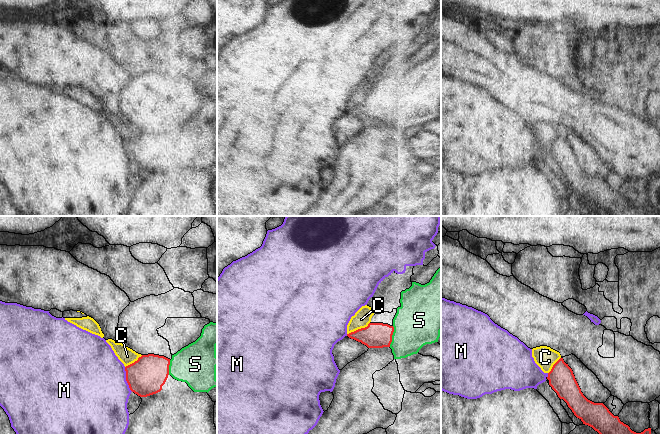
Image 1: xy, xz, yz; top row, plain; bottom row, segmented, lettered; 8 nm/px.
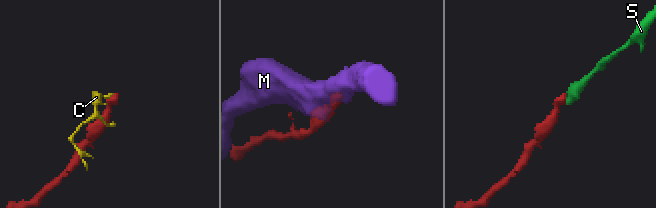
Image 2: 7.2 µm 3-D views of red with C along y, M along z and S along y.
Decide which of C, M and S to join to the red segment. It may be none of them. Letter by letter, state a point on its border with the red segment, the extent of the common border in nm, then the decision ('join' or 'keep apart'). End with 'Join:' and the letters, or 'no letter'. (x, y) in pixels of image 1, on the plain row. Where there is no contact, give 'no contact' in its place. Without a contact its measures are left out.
C: xz (358, 105) | 200 nm | keep apart
M: xy (126, 155) | 220 nm | keep apart
S: xz (391, 112) | 170 nm | join
Join: S

